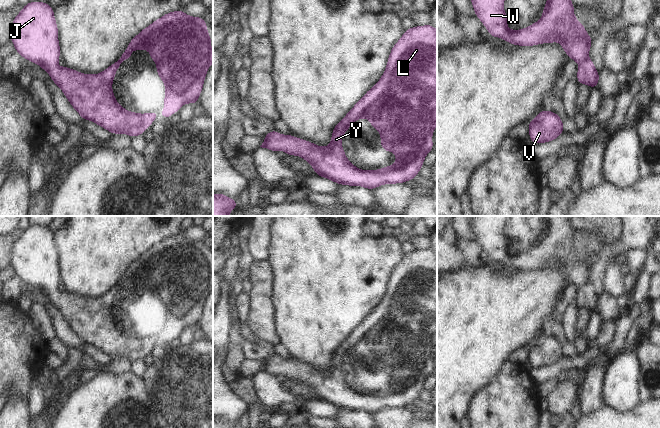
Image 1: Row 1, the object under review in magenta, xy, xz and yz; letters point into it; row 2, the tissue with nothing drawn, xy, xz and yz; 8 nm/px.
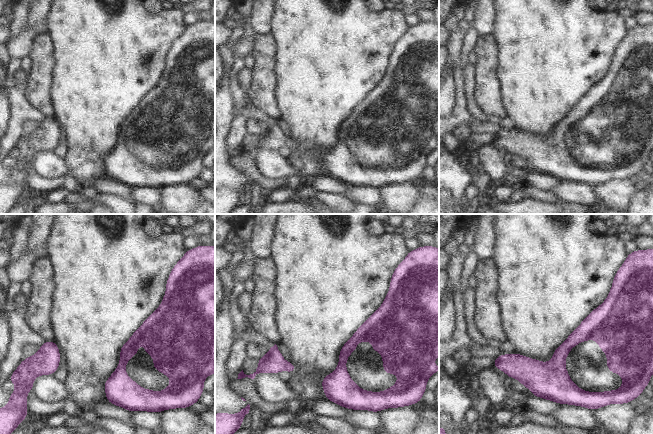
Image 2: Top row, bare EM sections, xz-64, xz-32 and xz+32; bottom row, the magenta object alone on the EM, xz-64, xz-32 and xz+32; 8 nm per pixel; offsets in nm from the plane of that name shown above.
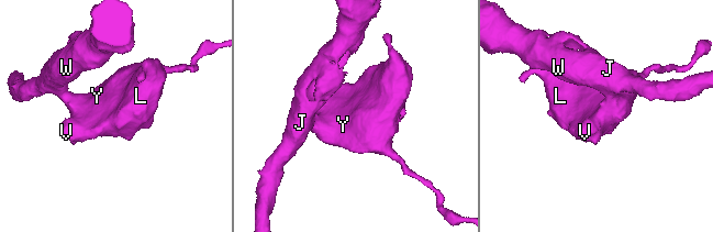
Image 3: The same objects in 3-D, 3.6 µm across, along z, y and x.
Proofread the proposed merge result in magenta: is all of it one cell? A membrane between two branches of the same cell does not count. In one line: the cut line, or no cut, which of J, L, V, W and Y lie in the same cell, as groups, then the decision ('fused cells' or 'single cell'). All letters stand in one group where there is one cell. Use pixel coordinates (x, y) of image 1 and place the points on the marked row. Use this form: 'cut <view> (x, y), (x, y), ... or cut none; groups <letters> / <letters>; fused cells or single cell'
cut none; groups J L V W Y; single cell

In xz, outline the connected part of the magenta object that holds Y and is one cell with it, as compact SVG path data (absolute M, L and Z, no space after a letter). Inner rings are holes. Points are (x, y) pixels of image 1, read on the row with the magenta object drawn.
M431 24L414 26L404 30L403 36L394 44L388 56L388 62L379 81L370 88L364 96L336 124L332 131L331 143L327 147L318 146L308 140L292 136L290 133L281 135L272 129L264 136L260 147L277 152L282 150L287 156L303 157L309 163L317 176L327 178L339 185L362 186L372 190L384 184L406 183L413 180L424 165L426 155L432 151L434 143L431 141L437 125L437 30ZM368 118L374 130L380 131L380 145L386 152L396 153L396 163L378 170L361 170L355 167L346 157L341 141L344 133L351 128L355 120Z

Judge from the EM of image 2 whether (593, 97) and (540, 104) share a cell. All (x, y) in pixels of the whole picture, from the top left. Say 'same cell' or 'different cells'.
different cells

